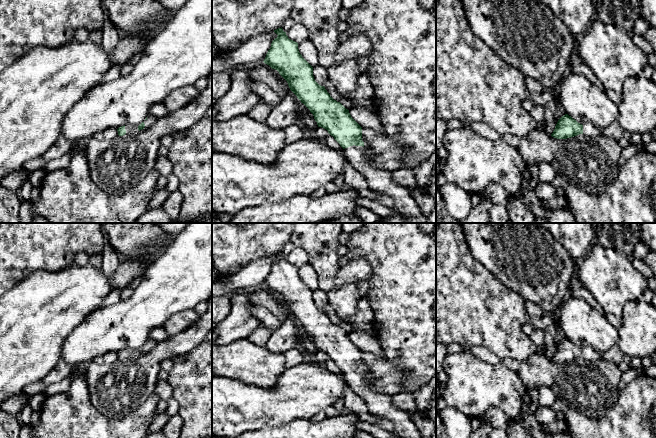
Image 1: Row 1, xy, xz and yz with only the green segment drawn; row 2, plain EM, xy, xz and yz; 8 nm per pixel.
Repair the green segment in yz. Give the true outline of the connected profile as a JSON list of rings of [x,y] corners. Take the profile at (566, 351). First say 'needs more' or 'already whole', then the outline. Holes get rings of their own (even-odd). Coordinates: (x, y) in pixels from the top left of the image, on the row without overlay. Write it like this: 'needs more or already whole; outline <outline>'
needs more; outline [[[568,338],[562,340],[551,358],[557,363],[567,363],[579,358],[584,358],[588,361],[595,361],[602,358],[603,353],[592,348],[580,348]]]

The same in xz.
needs more; outline [[[282,251],[274,256],[278,260],[272,265],[263,286],[279,296],[287,305],[290,314],[313,338],[318,351],[326,353],[340,368],[351,390],[366,403],[369,413],[390,420],[395,426],[395,433],[401,438],[424,438],[416,428],[409,413],[393,405],[390,395],[377,393],[371,388],[367,373],[362,365],[362,351],[351,341],[348,333],[334,324],[325,311],[315,305],[313,291],[300,278],[298,267],[289,263]]]

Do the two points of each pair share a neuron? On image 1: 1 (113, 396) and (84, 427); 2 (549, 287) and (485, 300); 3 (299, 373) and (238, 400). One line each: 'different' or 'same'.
1: different
2: different
3: same

